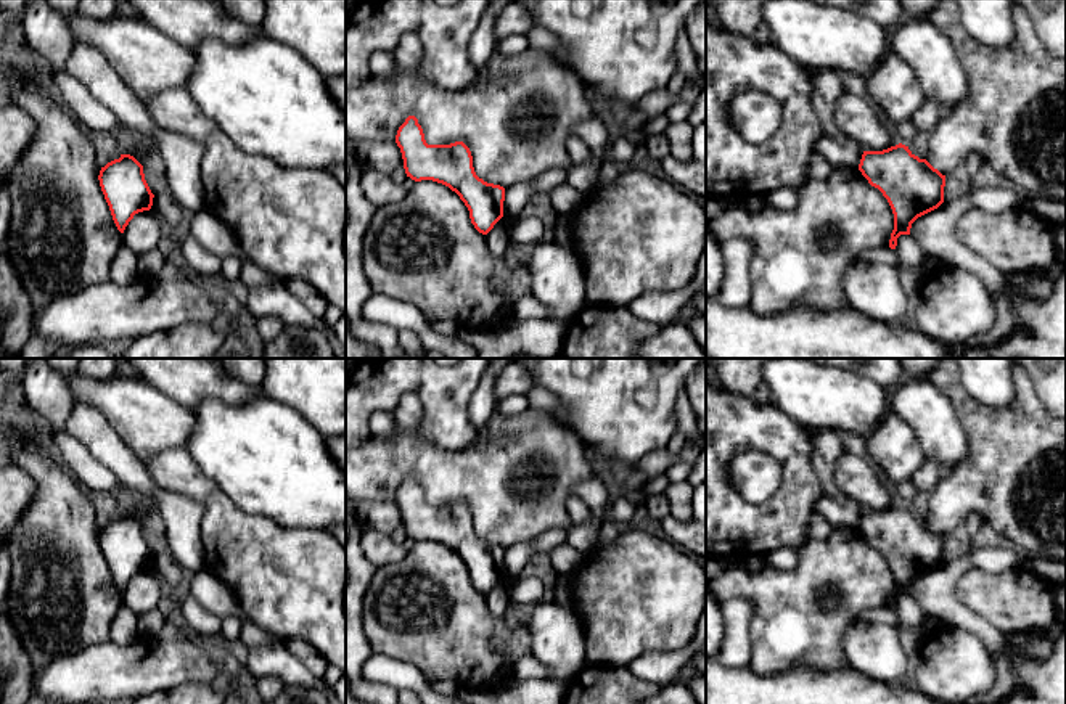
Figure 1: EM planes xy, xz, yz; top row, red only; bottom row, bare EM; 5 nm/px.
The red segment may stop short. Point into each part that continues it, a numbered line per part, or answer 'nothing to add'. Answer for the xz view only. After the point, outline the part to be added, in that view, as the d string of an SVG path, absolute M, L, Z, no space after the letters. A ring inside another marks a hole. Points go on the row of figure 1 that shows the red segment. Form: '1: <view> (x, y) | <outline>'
nothing to add

